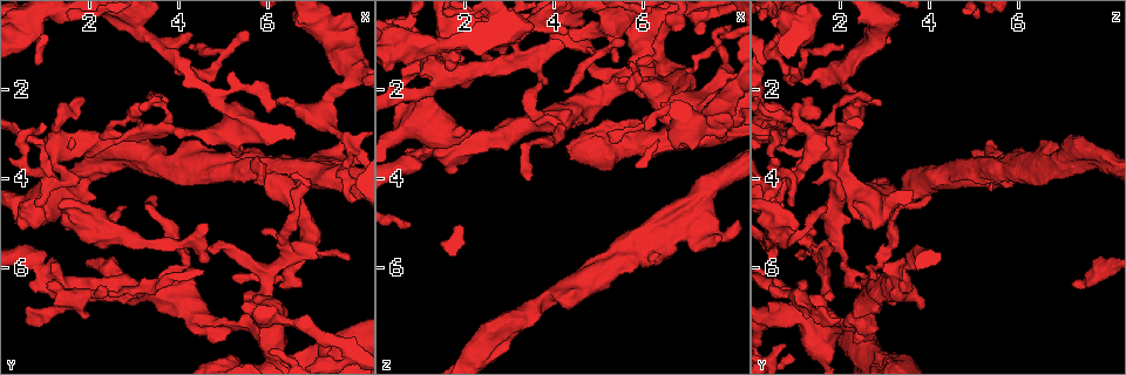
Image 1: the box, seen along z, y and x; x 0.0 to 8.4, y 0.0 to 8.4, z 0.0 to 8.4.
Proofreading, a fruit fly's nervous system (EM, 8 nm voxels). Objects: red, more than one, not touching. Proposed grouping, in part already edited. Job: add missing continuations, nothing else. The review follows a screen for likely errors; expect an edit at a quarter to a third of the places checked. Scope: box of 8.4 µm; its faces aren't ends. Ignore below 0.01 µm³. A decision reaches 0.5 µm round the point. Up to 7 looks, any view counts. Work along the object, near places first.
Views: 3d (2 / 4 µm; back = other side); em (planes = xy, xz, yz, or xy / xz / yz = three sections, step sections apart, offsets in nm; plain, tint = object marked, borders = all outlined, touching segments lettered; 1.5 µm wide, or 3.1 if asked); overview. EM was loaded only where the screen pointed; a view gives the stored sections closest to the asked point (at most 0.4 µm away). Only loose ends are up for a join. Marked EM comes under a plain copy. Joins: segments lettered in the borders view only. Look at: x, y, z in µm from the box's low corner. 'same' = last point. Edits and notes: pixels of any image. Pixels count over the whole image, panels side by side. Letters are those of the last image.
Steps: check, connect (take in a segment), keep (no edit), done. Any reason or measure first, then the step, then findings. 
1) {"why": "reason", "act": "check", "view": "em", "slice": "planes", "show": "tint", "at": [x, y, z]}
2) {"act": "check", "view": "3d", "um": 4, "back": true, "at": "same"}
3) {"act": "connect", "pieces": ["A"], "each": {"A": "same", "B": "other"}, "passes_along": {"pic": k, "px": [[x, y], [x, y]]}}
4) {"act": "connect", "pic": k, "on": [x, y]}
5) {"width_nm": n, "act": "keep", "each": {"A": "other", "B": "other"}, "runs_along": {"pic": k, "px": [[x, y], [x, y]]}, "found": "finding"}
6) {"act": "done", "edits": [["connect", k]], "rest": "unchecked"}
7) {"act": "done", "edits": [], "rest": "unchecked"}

{"act": "check", "view": "em", "slice": "planes", "show": "borders", "at": [2.95, 3.65, 7.85]}

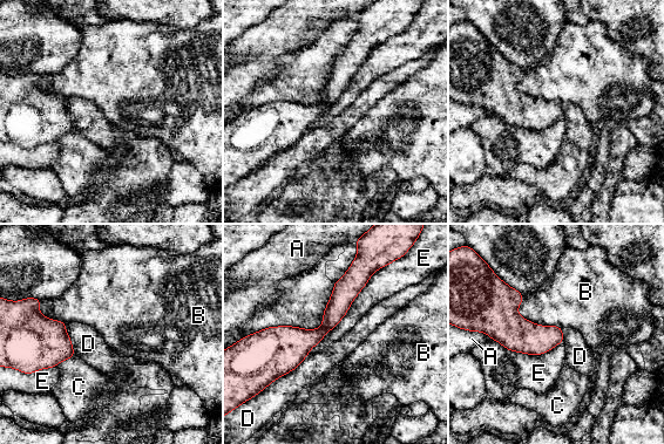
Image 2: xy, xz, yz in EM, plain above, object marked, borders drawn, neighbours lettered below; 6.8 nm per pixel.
{"act": "keep", "each": {"A": "other", "B": "other", "C": "other", "D": "other", "E": "other"}, "border": {"pic": 2, "px": [[309, 353], [293, 369], [271, 383]]}, "found": "none of them fits"}

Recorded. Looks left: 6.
{"why": "thin end", "act": "check", "view": "3d", "um": 4, "at": [3.45, 4.45, 4.00]}

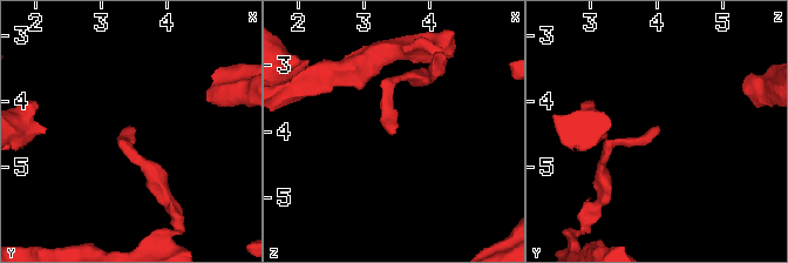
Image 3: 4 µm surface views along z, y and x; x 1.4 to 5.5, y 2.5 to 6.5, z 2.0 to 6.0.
{"act": "check", "view": "em", "slice": "xy", "step": 8, "show": "borders", "at": [3.45, 4.45, 4.05]}

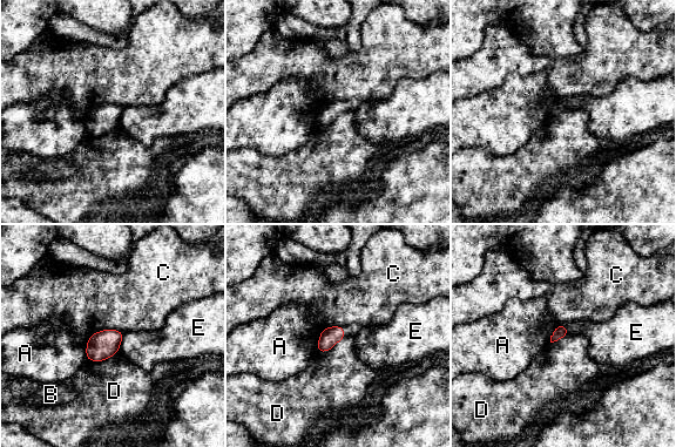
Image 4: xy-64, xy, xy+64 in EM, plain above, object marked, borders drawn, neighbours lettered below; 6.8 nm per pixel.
{"act": "check", "view": "em", "slice": "yz", "step": 4, "show": "borders", "at": "same"}

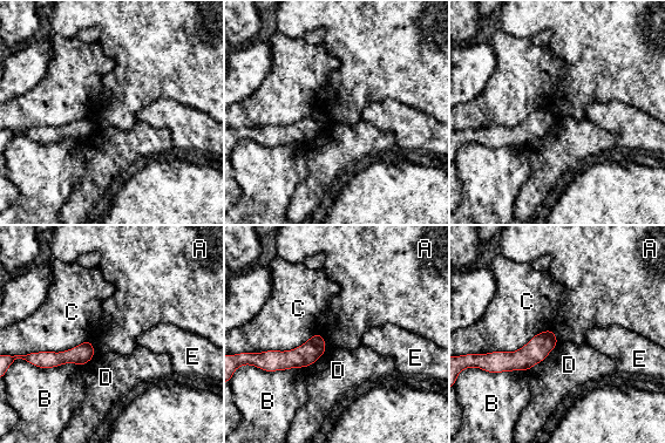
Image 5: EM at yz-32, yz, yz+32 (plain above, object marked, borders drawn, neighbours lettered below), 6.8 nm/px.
{"act": "keep", "each": {"A": "other", "B": "other", "C": "other", "D": "other", "E": "other"}, "found": "none of them fits"}

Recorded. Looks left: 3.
{"why": "branch stops here", "act": "check", "view": "em", "slice": "xy", "step": 8, "show": "borders", "at": [7.25, 7.70, 0.80]}

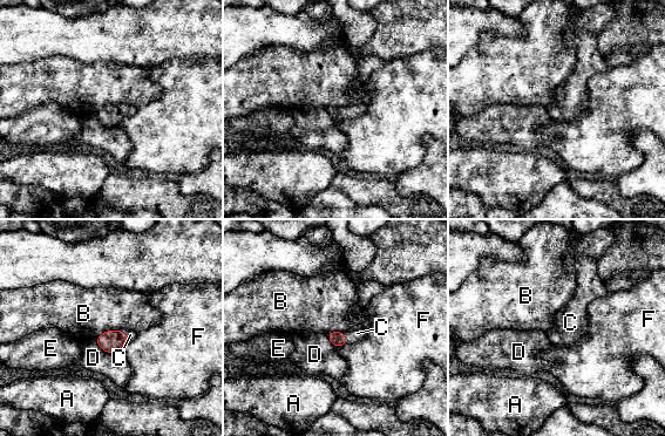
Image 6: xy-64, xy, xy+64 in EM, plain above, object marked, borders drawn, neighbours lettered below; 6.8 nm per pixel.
{"act": "check", "view": "em", "slice": "planes", "show": "borders", "at": "same"}

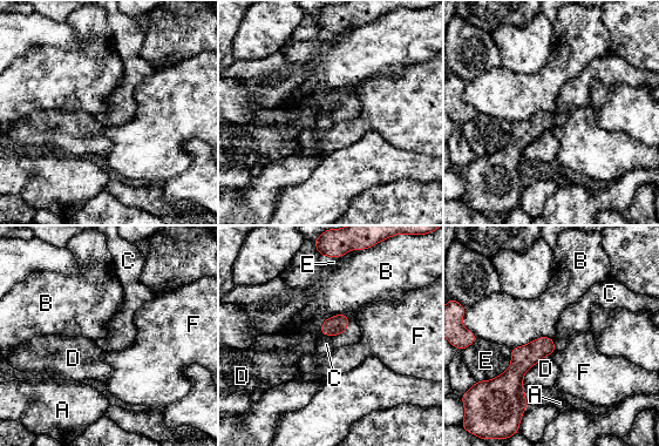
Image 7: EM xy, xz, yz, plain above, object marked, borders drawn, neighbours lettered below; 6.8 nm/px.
{"act": "connect", "pieces": ["C"], "each": {"A": "other", "B": "other", "C": "same", "D": "other", "E": "other", "F": "other"}, "passes_along": {"pic": 7, "px": [[334, 325], [339, 333], [326, 344]]}, "found": "it goes on there"}

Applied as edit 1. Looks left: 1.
{"act": "done", "edits": [["connect", 7]], "rest": "unchecked"}

